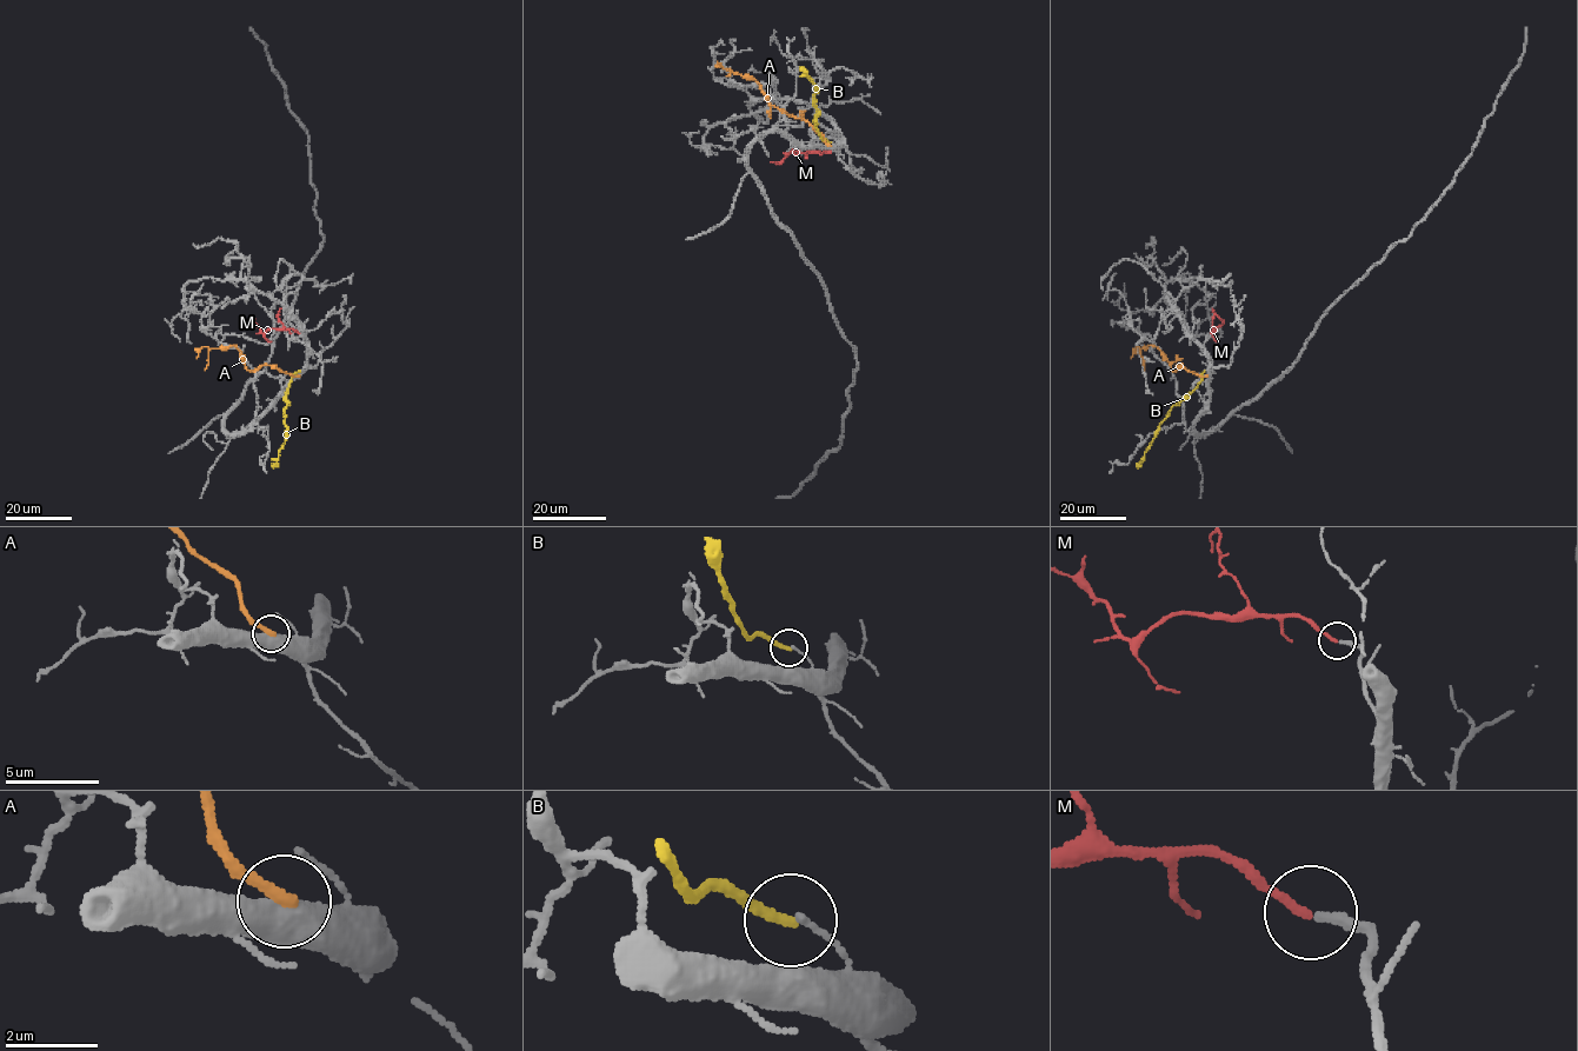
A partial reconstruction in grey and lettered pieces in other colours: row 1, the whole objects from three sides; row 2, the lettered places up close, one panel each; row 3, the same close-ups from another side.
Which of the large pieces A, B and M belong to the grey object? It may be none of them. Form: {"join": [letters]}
{"join": ["M"]}

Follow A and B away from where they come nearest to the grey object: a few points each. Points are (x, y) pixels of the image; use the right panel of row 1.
A: (1207, 376), (1199, 376), (1182, 365), (1174, 371), (1162, 352), (1150, 345), (1139, 351), (1144, 370)
B: (1204, 370), (1198, 384), (1170, 410), (1136, 466)

